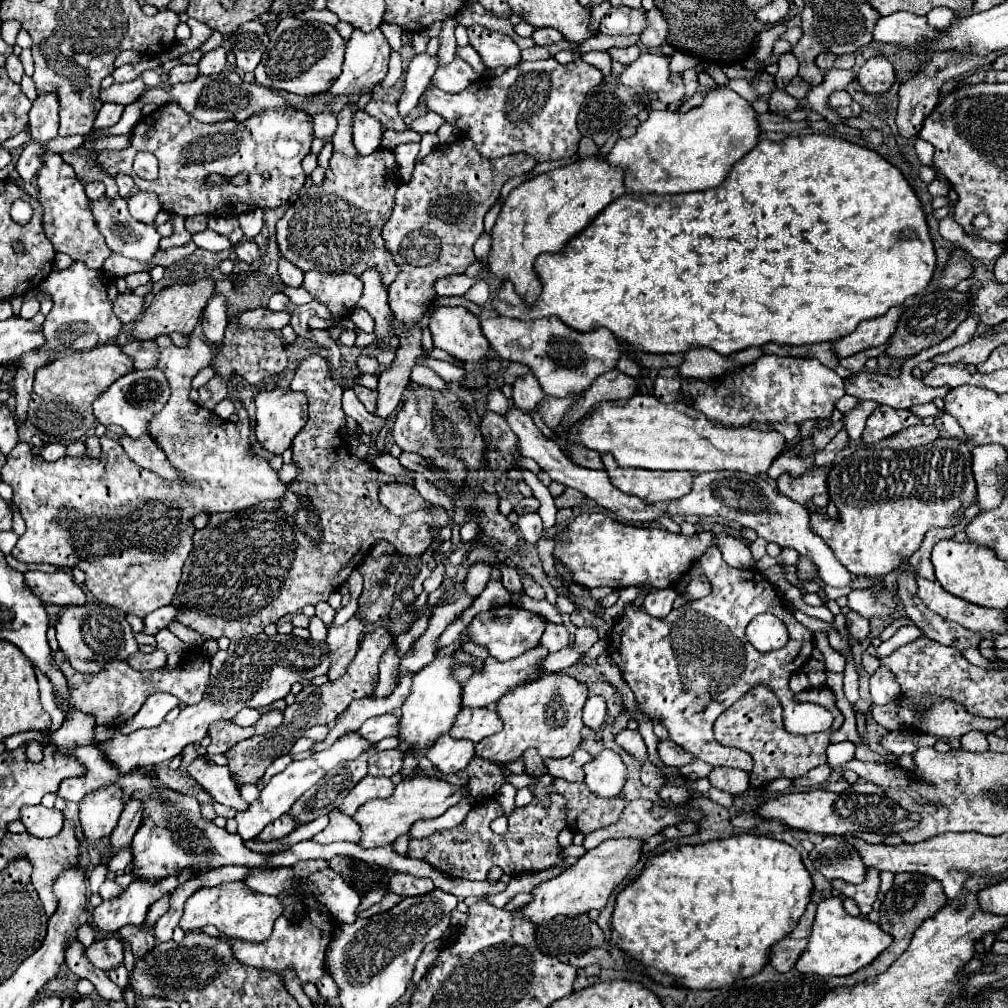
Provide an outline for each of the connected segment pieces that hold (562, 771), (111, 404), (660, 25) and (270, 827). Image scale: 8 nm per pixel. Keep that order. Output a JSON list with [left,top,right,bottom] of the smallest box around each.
[[543,748,593,782],[93,368,169,438],[639,8,667,48],[256,813,296,842]]

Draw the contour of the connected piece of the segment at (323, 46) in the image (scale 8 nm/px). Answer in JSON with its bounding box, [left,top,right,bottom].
[255,18,345,96]

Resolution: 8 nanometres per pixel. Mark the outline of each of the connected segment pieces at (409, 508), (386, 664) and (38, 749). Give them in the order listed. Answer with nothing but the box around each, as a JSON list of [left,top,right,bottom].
[[379,482,425,516],[375,642,399,698],[26,740,43,762]]

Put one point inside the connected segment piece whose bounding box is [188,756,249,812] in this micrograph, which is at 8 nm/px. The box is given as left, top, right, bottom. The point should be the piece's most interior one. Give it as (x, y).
(215, 780)

